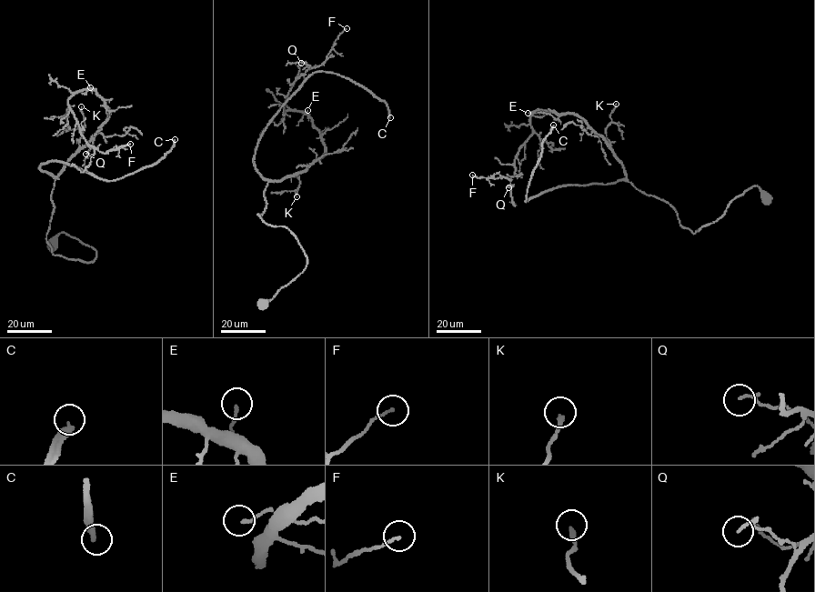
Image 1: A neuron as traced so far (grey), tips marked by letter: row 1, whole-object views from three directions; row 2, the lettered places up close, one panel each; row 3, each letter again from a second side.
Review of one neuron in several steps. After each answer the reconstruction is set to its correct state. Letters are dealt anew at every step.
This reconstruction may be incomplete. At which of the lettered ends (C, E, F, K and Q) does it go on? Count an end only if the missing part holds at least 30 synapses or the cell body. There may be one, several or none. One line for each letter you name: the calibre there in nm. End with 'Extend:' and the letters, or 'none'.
C: 300 nm
Extend: C

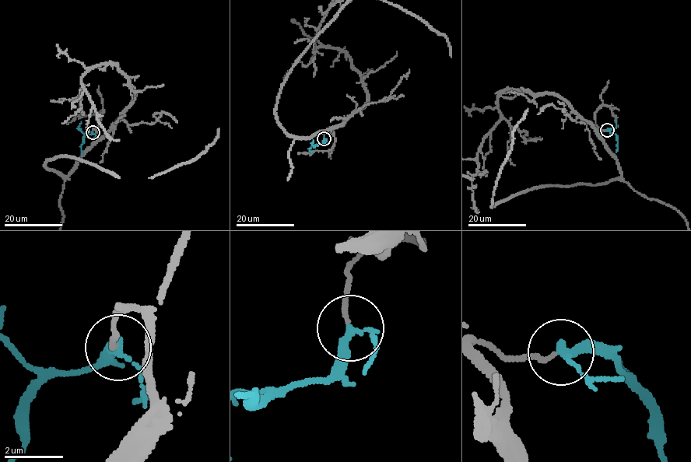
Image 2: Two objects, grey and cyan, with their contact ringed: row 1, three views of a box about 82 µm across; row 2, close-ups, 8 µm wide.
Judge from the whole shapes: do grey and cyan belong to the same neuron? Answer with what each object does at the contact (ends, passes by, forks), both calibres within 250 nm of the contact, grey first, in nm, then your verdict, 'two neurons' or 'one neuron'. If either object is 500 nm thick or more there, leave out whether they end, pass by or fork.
grey ends there; cyan passes by; 140 nm thick on the grey side, 240 nm on the other; one neuron

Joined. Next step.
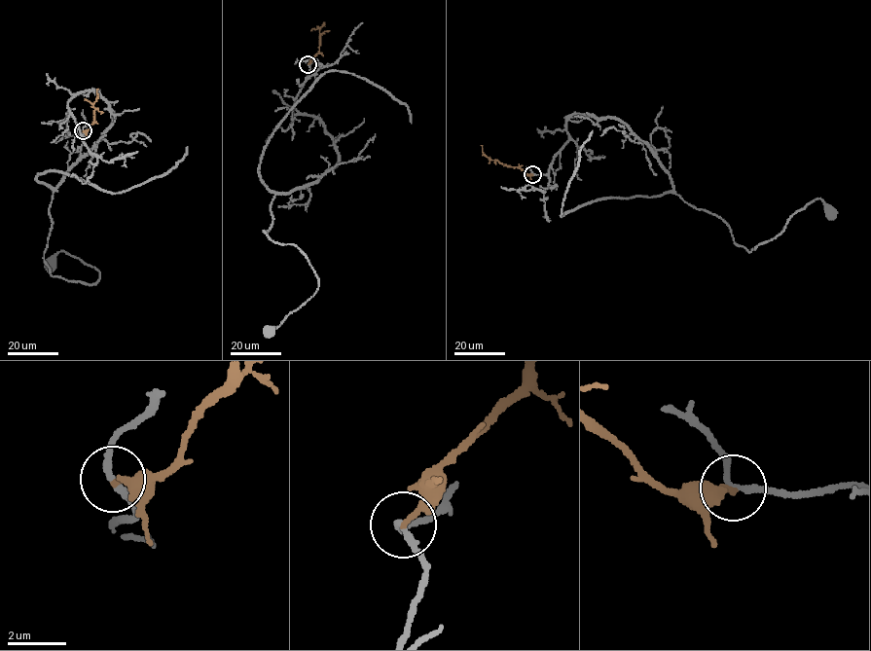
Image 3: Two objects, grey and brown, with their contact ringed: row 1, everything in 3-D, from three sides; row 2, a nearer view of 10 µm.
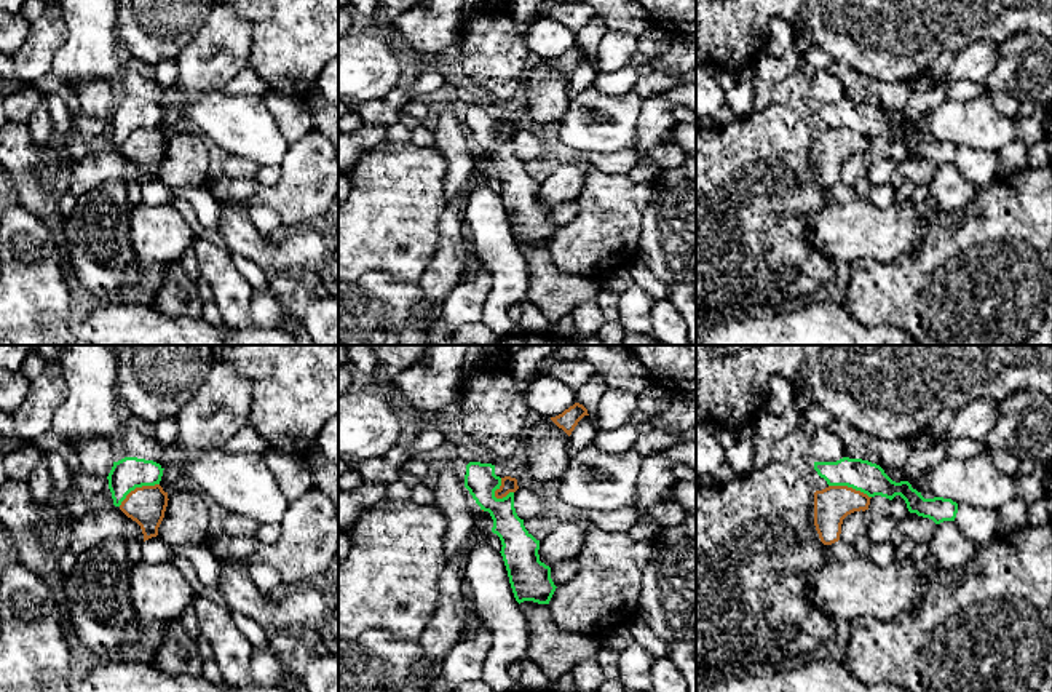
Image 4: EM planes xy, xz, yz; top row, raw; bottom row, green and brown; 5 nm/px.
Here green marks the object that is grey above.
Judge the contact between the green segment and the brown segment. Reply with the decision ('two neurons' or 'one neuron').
two neurons

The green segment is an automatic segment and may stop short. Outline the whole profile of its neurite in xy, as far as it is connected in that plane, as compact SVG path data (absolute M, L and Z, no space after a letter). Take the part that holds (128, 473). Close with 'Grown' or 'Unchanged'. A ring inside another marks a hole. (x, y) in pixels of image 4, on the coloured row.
M125 457L113 462L107 476L113 505L120 507L136 487L160 484L163 470L160 463L137 457Z. Unchanged

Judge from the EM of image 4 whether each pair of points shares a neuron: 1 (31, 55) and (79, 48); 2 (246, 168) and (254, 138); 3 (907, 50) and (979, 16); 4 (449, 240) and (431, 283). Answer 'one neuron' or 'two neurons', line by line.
1: two neurons
2: two neurons
3: one neuron
4: one neuron

